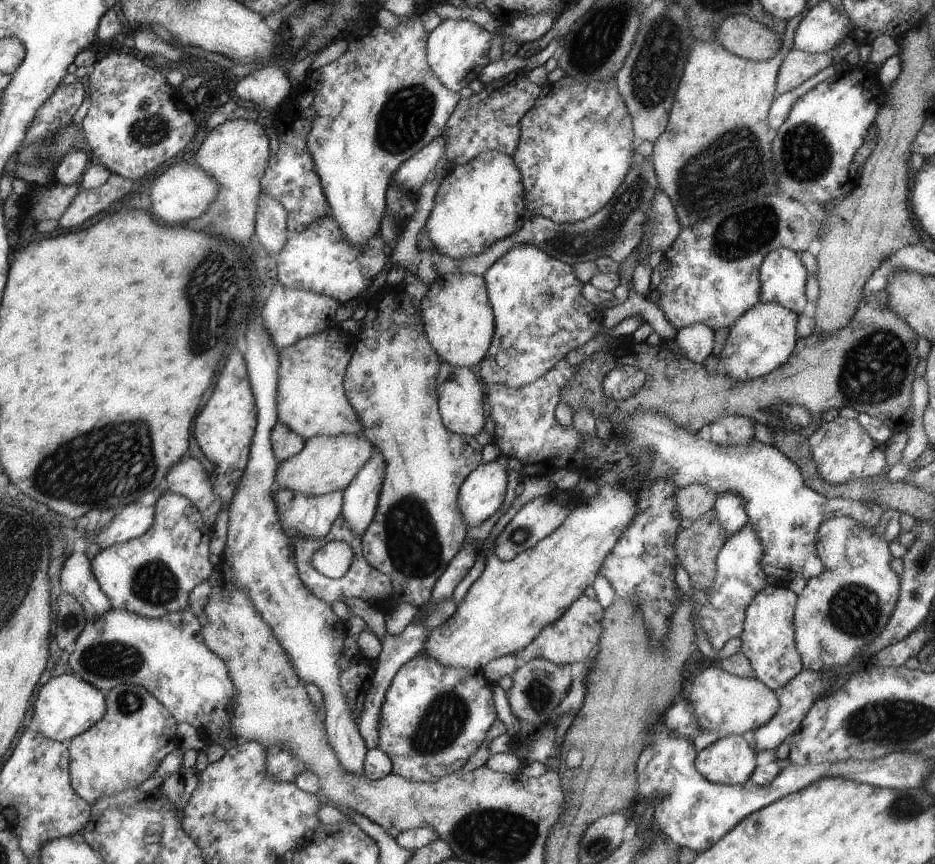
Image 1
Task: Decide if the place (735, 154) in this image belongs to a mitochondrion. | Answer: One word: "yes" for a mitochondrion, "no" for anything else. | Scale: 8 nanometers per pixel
yes

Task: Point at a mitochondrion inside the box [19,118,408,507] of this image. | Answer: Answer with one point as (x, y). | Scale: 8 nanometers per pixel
(215, 311)

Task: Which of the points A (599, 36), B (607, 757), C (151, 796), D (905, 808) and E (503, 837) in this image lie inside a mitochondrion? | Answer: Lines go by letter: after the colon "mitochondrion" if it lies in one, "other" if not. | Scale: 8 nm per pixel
A: mitochondrion
B: other
C: other
D: mitochondrion
E: mitochondrion

